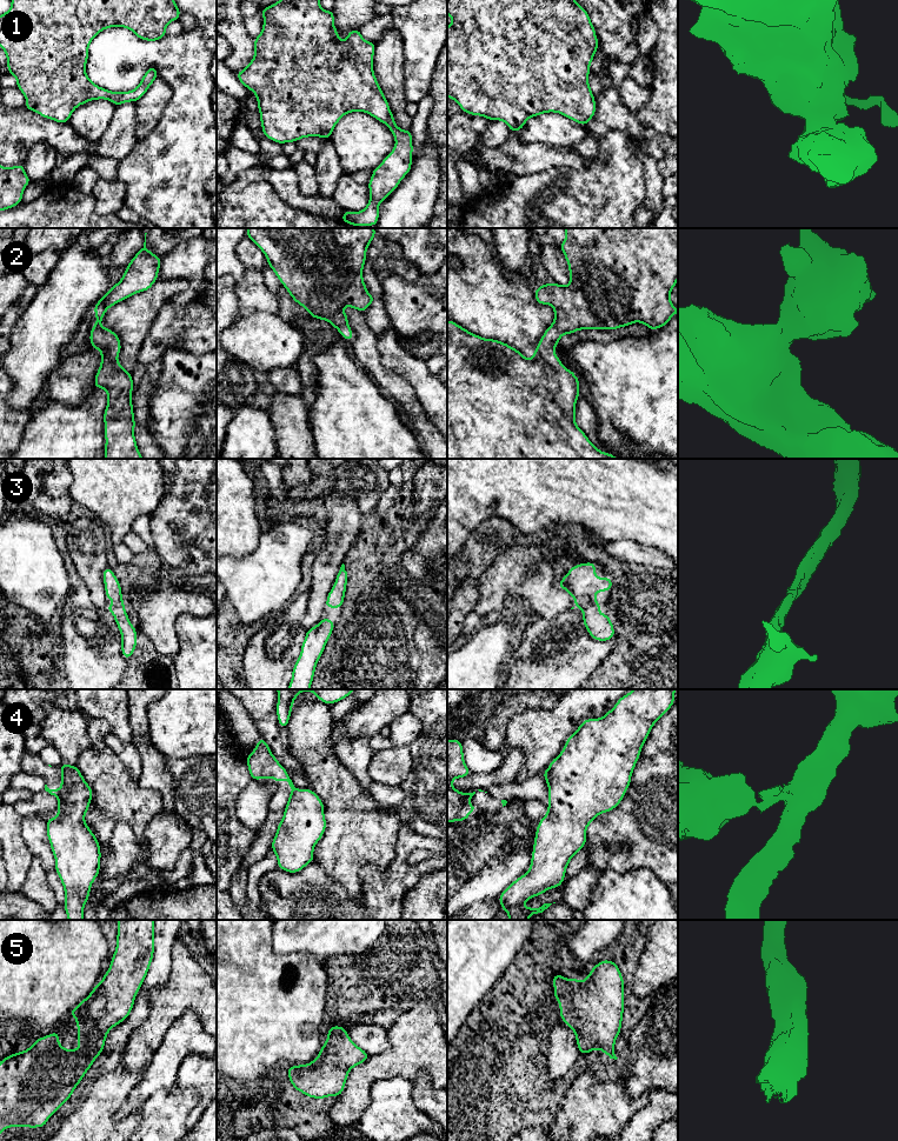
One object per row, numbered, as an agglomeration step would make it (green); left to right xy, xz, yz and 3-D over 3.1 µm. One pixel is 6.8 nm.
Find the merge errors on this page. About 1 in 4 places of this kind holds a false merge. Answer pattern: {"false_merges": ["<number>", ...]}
{"false_merges": ["4"]}

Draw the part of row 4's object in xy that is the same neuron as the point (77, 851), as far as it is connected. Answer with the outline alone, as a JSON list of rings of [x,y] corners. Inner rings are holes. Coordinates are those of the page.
[[[61,763],[59,813],[47,819],[47,838],[55,858],[55,872],[65,889],[68,920],[84,920],[84,907],[100,872],[100,845],[85,822],[93,790],[77,765]]]

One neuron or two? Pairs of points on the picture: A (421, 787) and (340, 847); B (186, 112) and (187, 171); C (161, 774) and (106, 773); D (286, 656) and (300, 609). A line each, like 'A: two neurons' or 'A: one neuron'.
A: two neurons
B: one neuron
C: two neurons
D: one neuron

